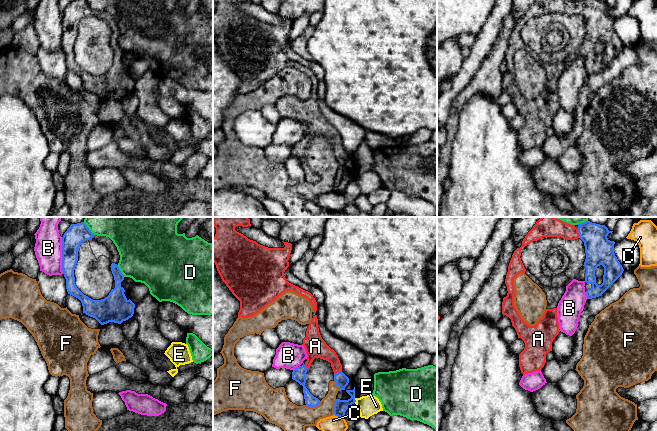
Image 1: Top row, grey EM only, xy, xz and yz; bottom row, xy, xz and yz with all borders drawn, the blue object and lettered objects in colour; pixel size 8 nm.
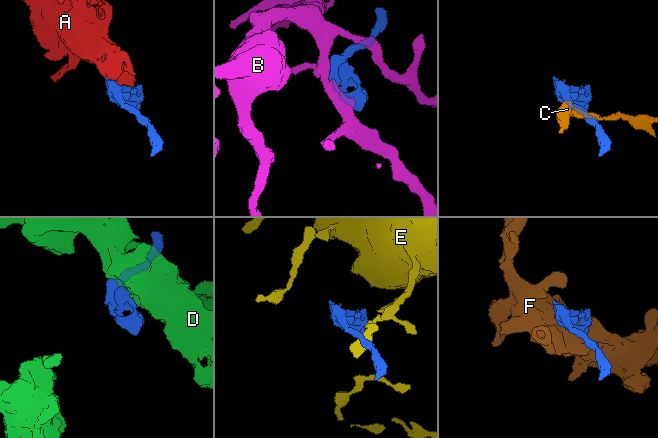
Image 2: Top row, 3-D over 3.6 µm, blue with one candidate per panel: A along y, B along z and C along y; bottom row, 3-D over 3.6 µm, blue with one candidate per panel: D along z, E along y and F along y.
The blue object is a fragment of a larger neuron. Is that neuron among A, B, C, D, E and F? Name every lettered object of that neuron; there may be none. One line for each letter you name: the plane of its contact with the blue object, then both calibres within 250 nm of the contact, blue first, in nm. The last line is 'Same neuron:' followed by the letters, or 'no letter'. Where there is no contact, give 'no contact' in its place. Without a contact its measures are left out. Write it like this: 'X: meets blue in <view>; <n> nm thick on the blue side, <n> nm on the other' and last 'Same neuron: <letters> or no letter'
A: meets blue in xz; 100 nm thick on the blue side, 150 nm on the other
Same neuron: A

